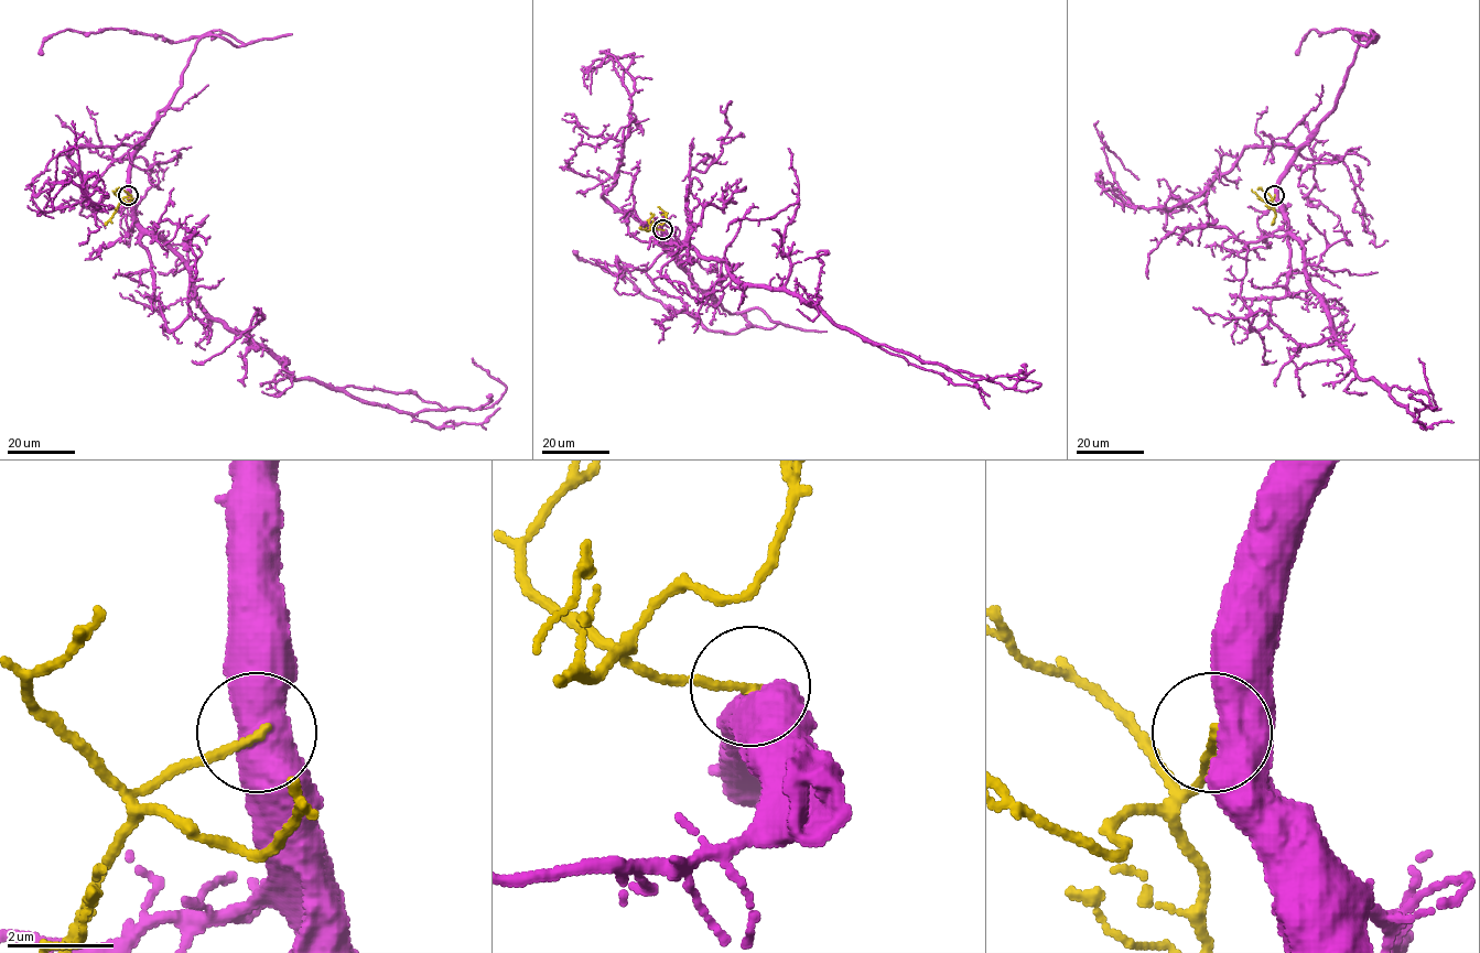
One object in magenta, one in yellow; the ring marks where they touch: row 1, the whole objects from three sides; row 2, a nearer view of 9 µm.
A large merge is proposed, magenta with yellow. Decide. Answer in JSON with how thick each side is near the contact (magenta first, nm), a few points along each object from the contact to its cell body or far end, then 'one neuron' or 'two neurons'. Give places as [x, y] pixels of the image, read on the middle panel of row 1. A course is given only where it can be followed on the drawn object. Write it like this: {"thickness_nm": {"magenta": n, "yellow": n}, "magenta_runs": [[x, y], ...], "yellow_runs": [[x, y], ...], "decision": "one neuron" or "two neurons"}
{"thickness_nm": {"magenta": 550, "yellow": 160}, "magenta_runs": [[663, 229], [744, 284], [796, 292], [889, 348], [1007, 388], [1040, 385], [1007, 374]], "yellow_runs": [[663, 229], [656, 227], [666, 217], [658, 206]], "decision": "two neurons"}

